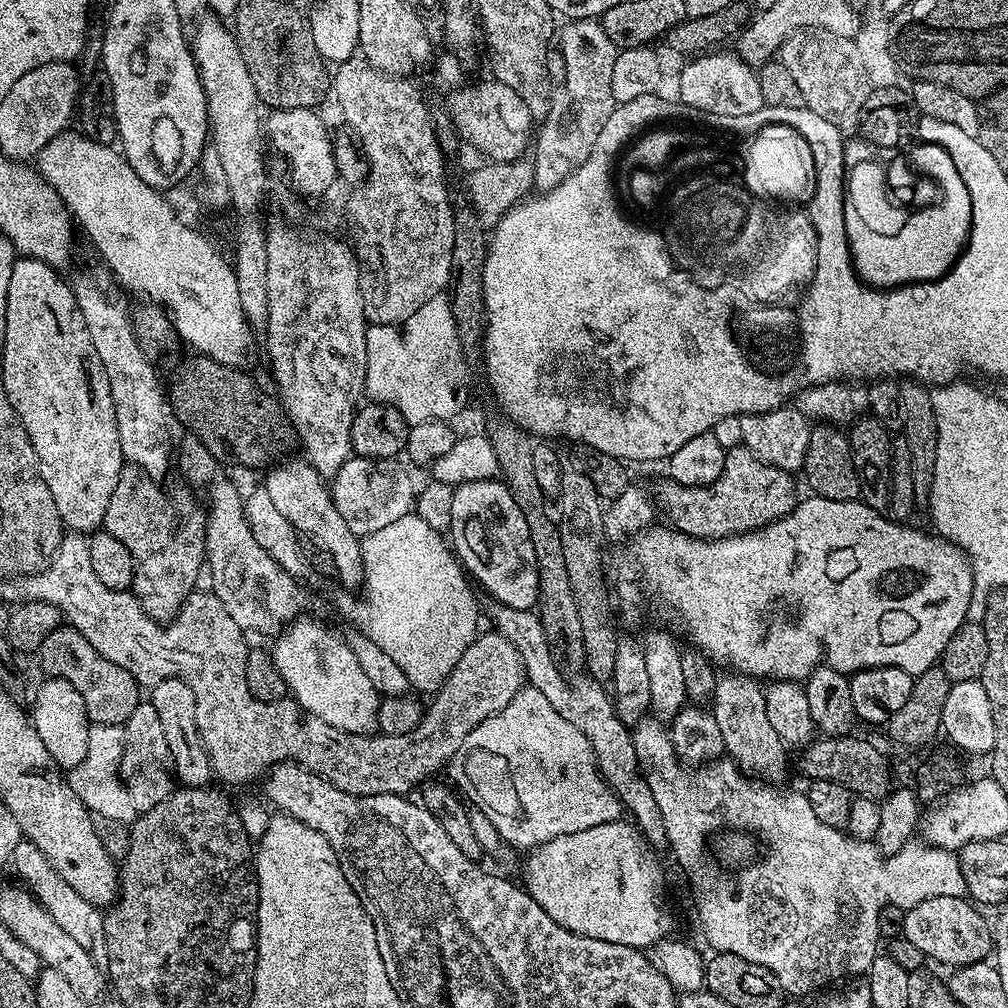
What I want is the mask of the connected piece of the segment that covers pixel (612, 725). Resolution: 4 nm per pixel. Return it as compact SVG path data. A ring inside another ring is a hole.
M503 606L493 607L492 616L496 619L495 631L500 632L510 642L514 642L514 650L524 663L524 674L531 691L541 692L590 742L590 746L596 755L596 766L601 776L608 781L616 797L620 799L621 805L633 812L634 823L649 841L667 841L666 826L662 820L662 810L658 810L658 802L654 802L654 794L650 792L650 786L646 782L643 772L640 771L640 759L634 750L634 742L629 725L616 713L616 705L613 697L604 693L605 685L587 674L581 674L575 679L563 673L559 668L557 653L553 644L547 640L546 630L537 613L532 610L514 610Z

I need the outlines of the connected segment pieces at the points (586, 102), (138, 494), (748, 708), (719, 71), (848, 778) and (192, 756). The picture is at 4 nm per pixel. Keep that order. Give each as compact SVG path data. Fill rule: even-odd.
M599 19L568 20L561 28L559 25L548 53L548 79L552 81L548 115L534 136L533 182L537 189L558 186L590 158L590 150L594 150L594 142L598 142L598 134L602 134L602 126L614 107L610 73L617 51L616 44L606 38Z
M123 468L118 474L118 486L114 486L114 494L110 494L102 528L114 534L114 538L130 550L130 558L134 558L130 591L137 602L149 614L171 618L197 587L196 575L200 568L202 572L202 548L197 540L202 532L202 516L196 512L184 512L180 516L171 498L156 484L159 483L141 468Z
M733 671L727 675L717 679L710 701L712 717L718 722L718 730L722 730L724 751L743 772L757 780L779 785L780 779L788 772L789 749L766 714L764 688L756 685L759 683L751 676Z
M712 50L689 59L692 61L680 72L679 103L685 104L688 109L698 110L708 118L713 118L712 116L739 118L761 111L765 107L765 102L762 98L759 75L751 65L741 60L739 55L731 51L730 53L720 51L724 50Z
M855 735L818 738L803 749L800 756L800 768L808 775L809 781L825 780L838 782L838 786L846 786L853 797L861 800L880 802L893 787L892 772L888 769L888 760L866 740L855 740Z
M177 676L157 680L151 688L150 702L162 721L162 730L166 730L166 746L170 746L175 779L186 788L202 788L211 785L214 773L210 758L204 749L204 743L200 741L198 734L194 690L190 690L190 686L186 686L186 682L182 682Z

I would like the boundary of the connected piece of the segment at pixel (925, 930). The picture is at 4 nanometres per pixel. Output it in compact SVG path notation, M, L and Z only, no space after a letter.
M964 896L926 898L926 902L918 902L918 906L903 913L902 936L918 946L924 958L949 964L949 969L978 964L987 961L994 948L992 928L979 911L983 912L971 899Z

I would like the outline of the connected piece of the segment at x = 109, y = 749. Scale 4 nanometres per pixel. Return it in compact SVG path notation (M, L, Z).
M92 724L90 727L90 742L86 742L86 758L82 758L82 762L78 762L78 766L71 768L67 773L67 778L68 785L74 790L74 794L80 798L81 802L86 805L89 812L99 818L114 818L118 822L131 825L138 813L134 801L130 799L130 794L126 790L124 780L120 777L120 759L123 749L124 729L121 725Z

